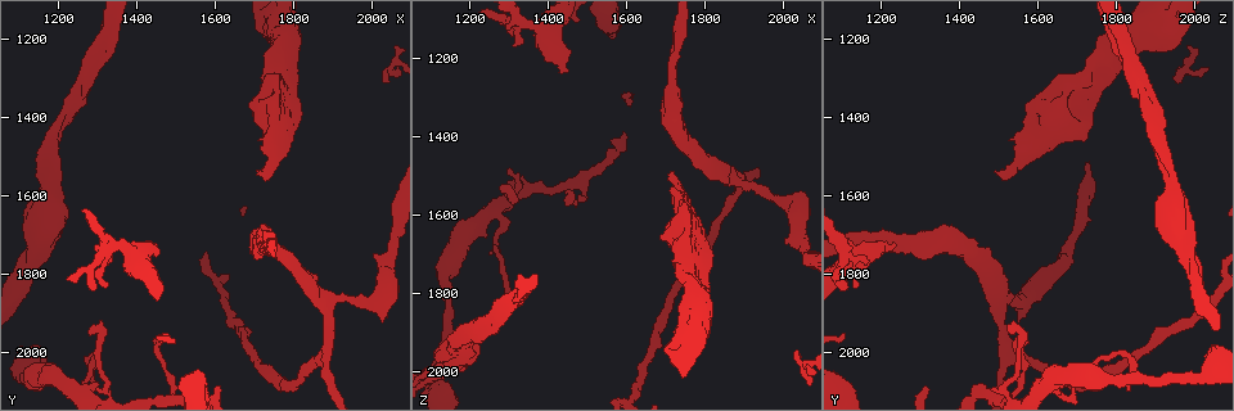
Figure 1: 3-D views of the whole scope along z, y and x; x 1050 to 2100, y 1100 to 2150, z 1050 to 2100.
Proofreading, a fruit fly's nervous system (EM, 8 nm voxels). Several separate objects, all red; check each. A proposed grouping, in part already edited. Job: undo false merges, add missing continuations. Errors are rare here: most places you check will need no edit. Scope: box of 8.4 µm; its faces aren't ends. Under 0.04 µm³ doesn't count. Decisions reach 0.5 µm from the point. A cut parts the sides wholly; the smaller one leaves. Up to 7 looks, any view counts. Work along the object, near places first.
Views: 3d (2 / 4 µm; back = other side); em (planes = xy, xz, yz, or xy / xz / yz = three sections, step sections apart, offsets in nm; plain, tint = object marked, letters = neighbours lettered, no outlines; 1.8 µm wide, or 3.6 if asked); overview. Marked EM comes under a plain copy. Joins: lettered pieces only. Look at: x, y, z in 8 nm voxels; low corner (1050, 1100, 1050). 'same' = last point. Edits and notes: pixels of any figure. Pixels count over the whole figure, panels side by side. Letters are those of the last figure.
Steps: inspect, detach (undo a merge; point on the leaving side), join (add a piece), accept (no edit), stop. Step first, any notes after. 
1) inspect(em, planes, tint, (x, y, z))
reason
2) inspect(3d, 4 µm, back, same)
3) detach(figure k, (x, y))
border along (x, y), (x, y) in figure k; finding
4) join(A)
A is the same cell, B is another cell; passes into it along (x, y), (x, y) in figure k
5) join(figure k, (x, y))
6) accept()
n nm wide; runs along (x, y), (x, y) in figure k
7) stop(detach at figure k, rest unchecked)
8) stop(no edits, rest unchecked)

inspect(em, planes, letters, (1450, 1730, 1230))

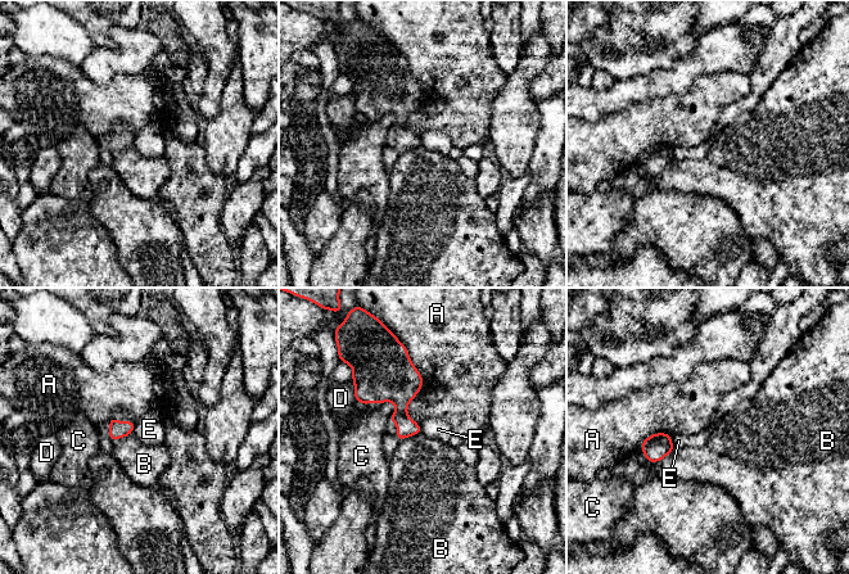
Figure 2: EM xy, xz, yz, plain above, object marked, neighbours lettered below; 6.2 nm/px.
accept()
A, B, C, D and E are other cells; border along (671, 435), (671, 443), (674, 450) in figure 2; no lettered piece goes on from it

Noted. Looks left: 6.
inspect(em, yz, step 8, tint, (1275, 1945, 1530))
thin end

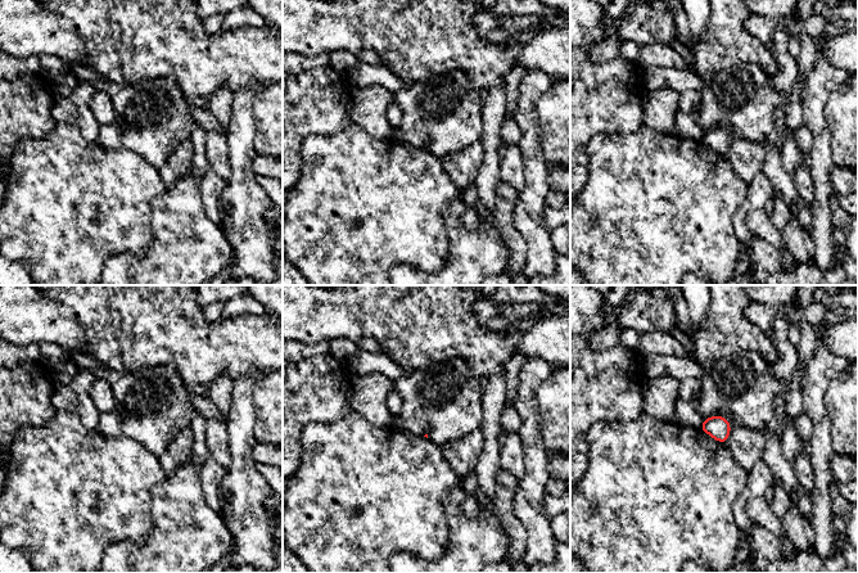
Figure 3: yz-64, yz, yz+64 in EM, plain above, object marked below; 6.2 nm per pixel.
inspect(em, planes, letters, same)

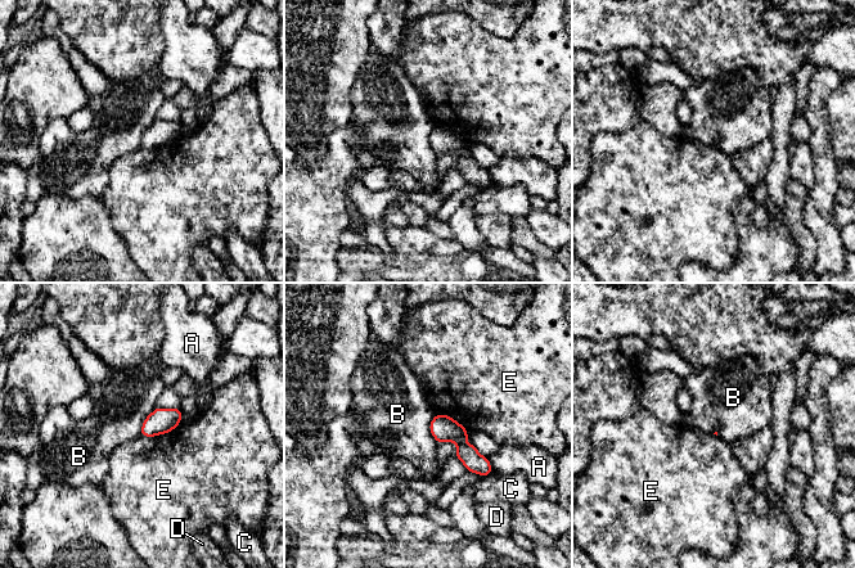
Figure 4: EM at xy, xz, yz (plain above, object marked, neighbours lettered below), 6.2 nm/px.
accept()
E touches over 280 nm; A, B, C, D and E are other cells; border along (156, 406), (145, 418), (139, 434) in figure 4; no lettered piece goes on from it

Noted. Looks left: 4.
inspect(em, 3.6 µm, planes, letters, (1775, 1235, 1790))
thin arm on a thick one

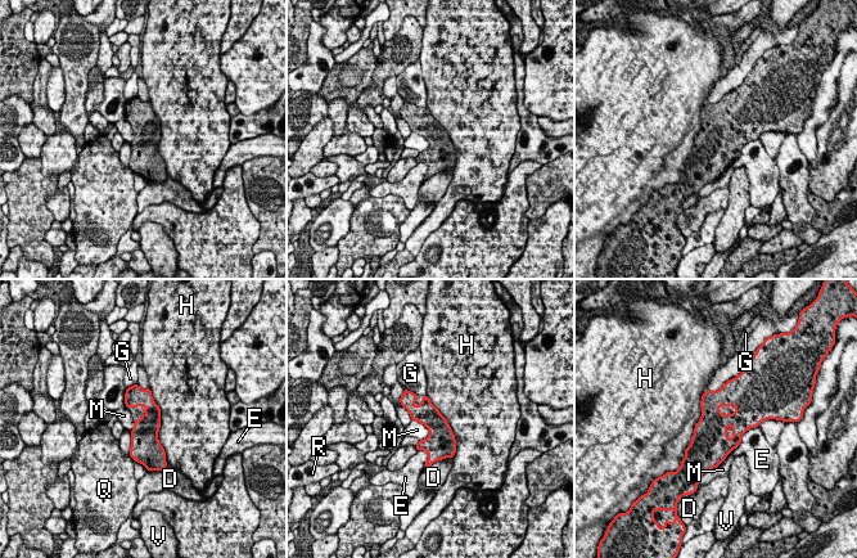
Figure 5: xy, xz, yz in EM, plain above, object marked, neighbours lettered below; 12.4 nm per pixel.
accept()
D, E, G, H, M, Q, R and V are other cells; border along (413, 419), (428, 430), (425, 439) in figure 5; one neuron here

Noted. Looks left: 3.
stop(no edits, rest unchecked)

